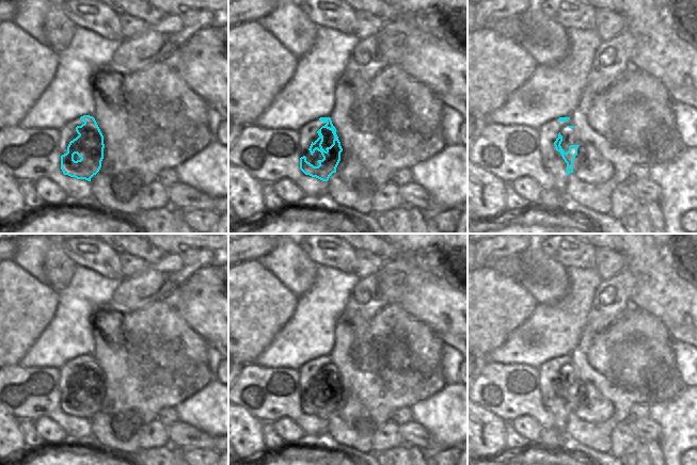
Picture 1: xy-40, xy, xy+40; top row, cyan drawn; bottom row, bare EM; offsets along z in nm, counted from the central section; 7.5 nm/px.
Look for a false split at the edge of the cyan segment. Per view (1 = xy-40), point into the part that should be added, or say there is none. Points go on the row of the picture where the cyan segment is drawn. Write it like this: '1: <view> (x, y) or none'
1: xy-40 (68, 132)

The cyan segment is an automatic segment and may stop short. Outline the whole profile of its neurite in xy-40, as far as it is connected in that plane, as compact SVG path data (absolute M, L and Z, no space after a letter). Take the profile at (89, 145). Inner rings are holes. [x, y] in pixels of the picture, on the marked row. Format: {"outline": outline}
{"outline": "M83 115L65 124L60 130L59 150L61 153L61 170L64 175L77 179L91 178L96 175L104 159L104 135L93 116Z"}

